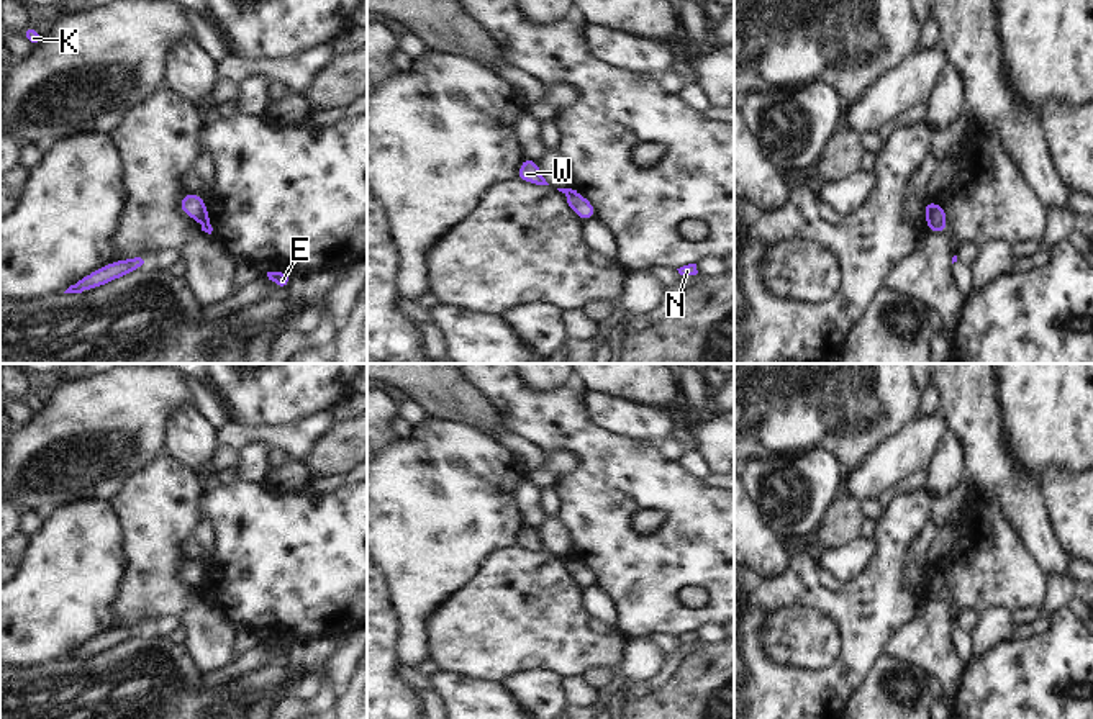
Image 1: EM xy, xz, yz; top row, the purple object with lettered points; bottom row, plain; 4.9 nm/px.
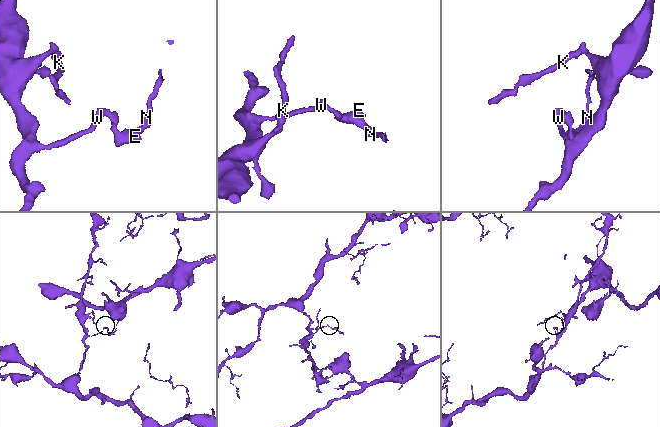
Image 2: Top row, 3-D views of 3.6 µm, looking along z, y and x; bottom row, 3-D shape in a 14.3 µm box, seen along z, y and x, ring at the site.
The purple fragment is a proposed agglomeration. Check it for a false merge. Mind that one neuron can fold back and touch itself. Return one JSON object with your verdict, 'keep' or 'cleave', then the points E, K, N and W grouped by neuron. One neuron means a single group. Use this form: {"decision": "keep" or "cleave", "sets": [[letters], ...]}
{"decision": "cleave", "sets": [["E", "N"], ["K", "W"]]}

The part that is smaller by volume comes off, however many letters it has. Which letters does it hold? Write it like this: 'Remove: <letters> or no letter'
Remove: E, N

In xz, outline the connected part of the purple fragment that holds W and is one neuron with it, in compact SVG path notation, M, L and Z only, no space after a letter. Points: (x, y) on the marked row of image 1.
M529 157L523 159L516 179L528 183L549 185L542 177L537 162Z

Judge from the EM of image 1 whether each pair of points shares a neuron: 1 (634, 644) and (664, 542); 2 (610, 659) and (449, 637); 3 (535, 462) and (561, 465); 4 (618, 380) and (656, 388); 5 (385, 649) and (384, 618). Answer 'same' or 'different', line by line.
1: different
2: same
3: different
4: same
5: same

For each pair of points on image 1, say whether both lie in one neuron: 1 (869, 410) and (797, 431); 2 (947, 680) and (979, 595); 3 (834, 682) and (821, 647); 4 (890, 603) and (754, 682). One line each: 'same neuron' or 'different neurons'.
1: same neuron
2: same neuron
3: different neurons
4: same neuron

